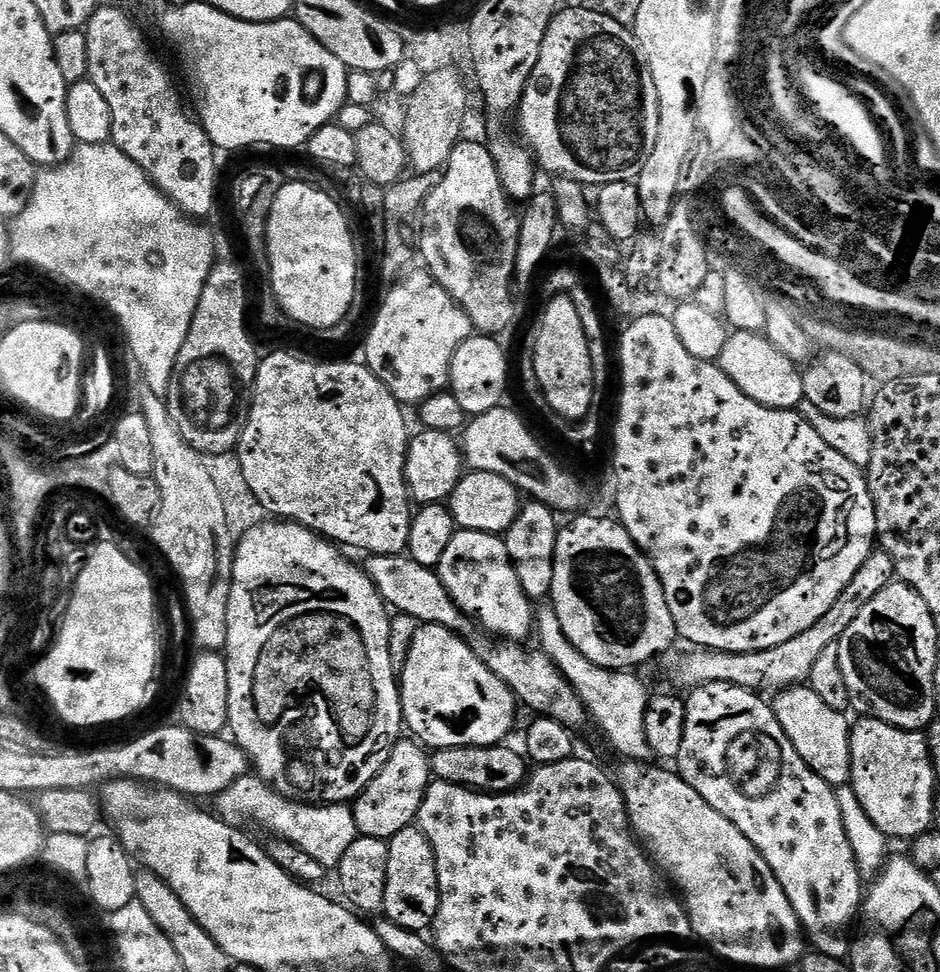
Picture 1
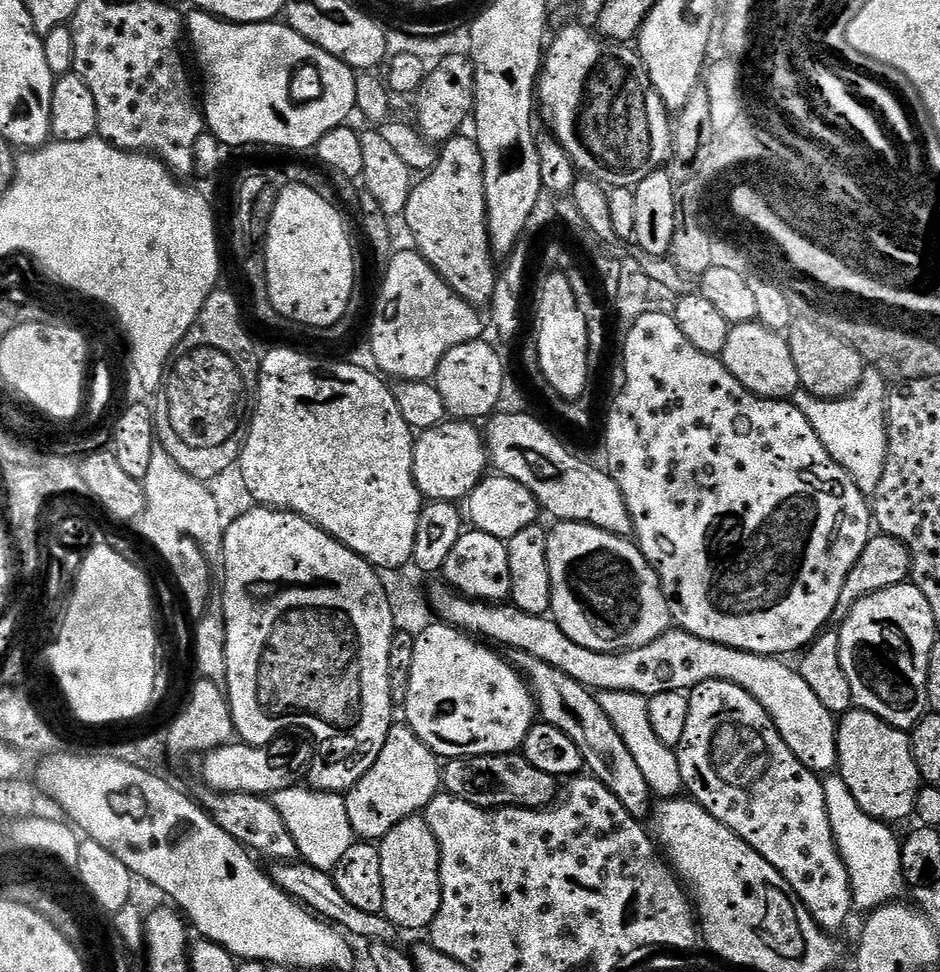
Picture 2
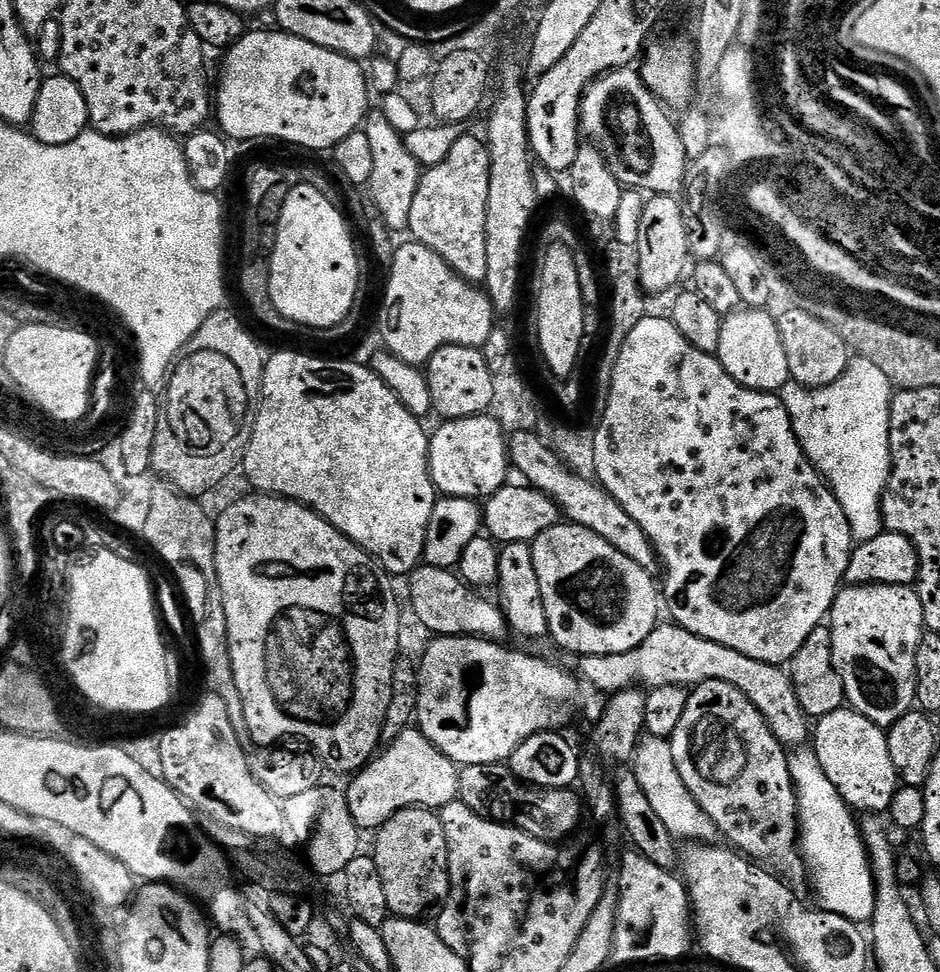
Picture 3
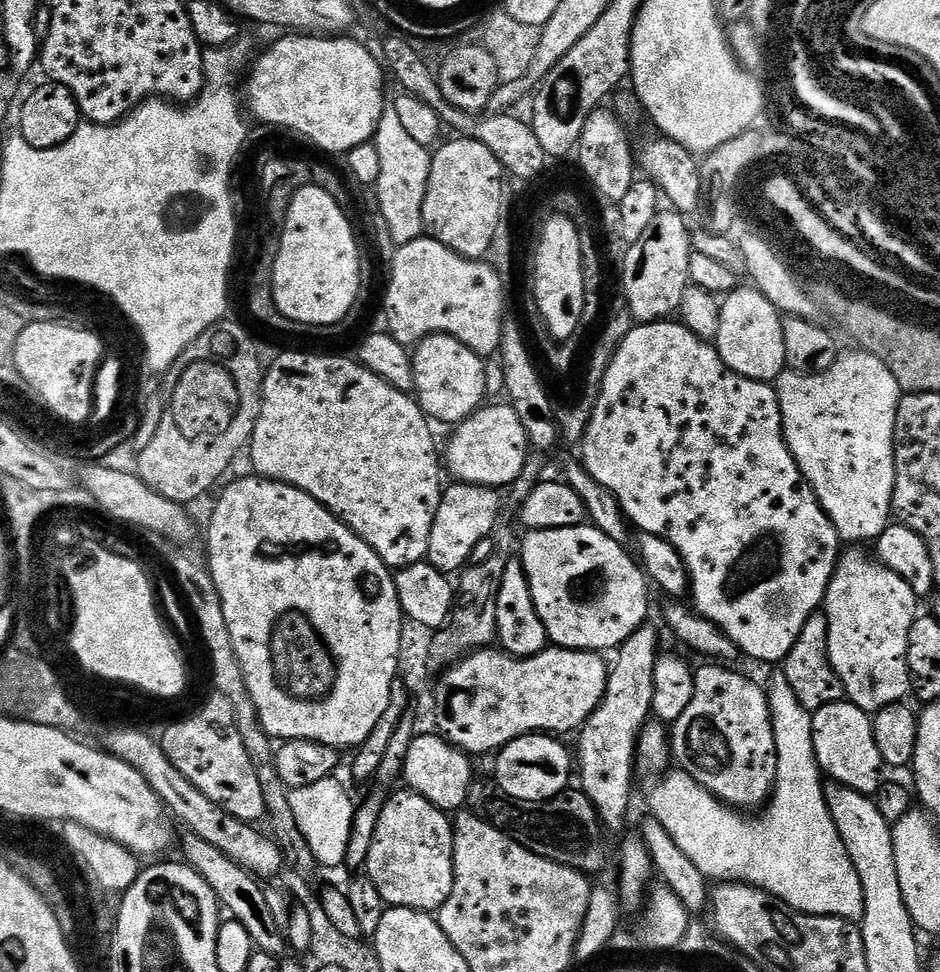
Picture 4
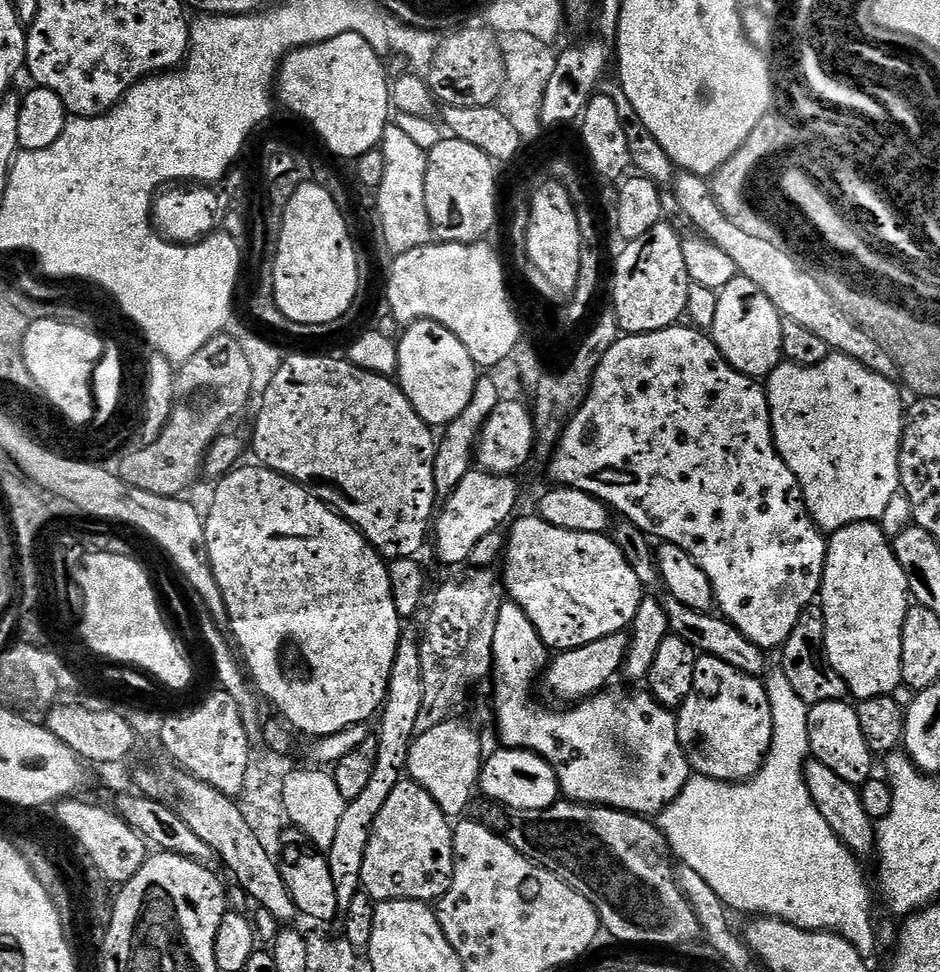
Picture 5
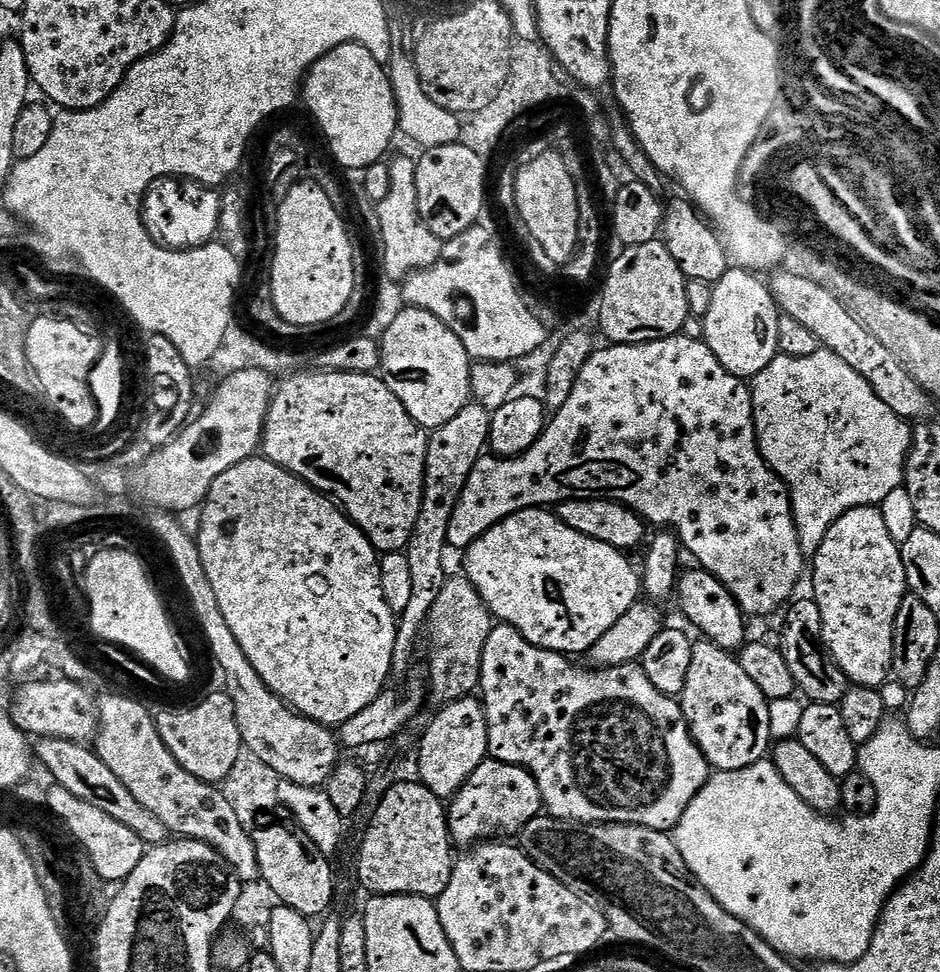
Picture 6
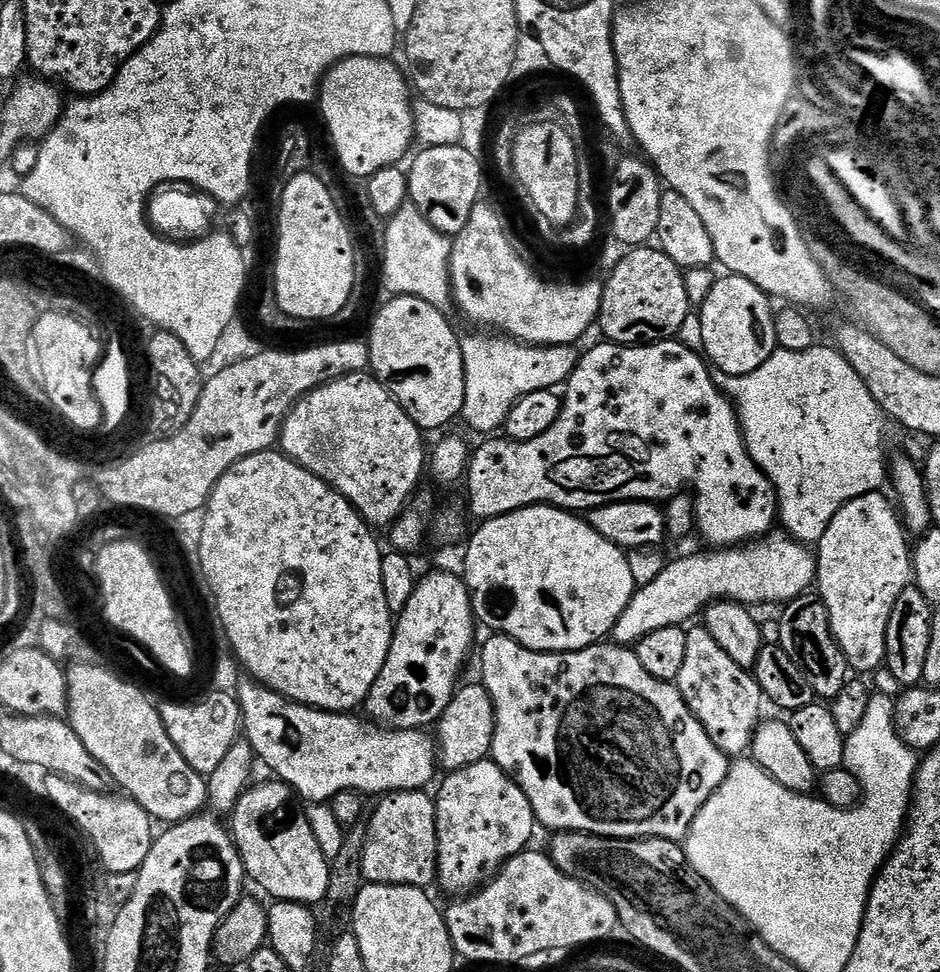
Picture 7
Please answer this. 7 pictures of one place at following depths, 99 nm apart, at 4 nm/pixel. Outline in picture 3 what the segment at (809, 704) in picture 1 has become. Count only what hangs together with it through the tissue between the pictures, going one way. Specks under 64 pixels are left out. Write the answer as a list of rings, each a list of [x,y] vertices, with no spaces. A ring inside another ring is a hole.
[[[429,564],[416,568],[407,577],[409,592],[406,600],[419,621],[431,630],[433,637],[438,636],[478,636],[497,642],[507,641],[510,636],[508,620],[499,603],[487,600],[487,595],[470,590],[469,585],[460,579],[455,571],[435,568]],[[675,622],[657,623],[656,629],[634,650],[626,654],[594,654],[581,656],[575,662],[575,671],[585,685],[593,684],[603,694],[627,692],[629,688],[643,686],[651,690],[658,686],[688,688],[711,680],[734,686],[768,721],[768,729],[785,746],[804,746],[810,740],[810,717],[800,705],[798,694],[792,685],[792,677],[783,667],[758,662],[722,646],[710,642],[698,634],[690,634]],[[580,671],[580,672],[579,672]],[[588,683],[588,684],[587,684]],[[645,684],[645,685],[644,685]]]

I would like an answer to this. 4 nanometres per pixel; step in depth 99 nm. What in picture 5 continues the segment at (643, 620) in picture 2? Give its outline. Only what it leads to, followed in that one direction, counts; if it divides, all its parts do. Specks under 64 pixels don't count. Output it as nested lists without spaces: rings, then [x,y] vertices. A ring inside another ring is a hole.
[[[516,522],[507,529],[508,545],[504,548],[502,579],[507,599],[526,610],[526,618],[534,622],[544,645],[549,650],[567,650],[625,631],[631,625],[634,614],[638,614],[646,588],[611,535],[578,534],[574,530],[562,530],[543,522],[532,523]]]

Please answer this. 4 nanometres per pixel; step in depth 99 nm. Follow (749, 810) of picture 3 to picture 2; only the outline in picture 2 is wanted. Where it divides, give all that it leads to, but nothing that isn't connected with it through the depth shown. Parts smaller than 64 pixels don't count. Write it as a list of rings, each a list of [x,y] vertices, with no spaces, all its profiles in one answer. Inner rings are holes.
[[[725,680],[702,682],[697,688],[691,689],[688,701],[690,702],[690,715],[686,718],[686,731],[682,733],[680,747],[675,749],[680,767],[680,782],[686,789],[687,795],[697,804],[701,804],[711,816],[718,818],[718,822],[722,822],[734,834],[738,834],[738,838],[745,840],[758,854],[762,854],[762,858],[766,858],[766,862],[770,862],[770,866],[774,866],[774,870],[778,870],[782,874],[782,878],[788,883],[793,896],[811,914],[812,921],[825,932],[836,934],[836,931],[847,922],[848,915],[854,912],[854,905],[852,903],[852,890],[848,886],[848,871],[832,838],[832,827],[828,818],[828,807],[826,806],[821,777],[806,766],[802,766],[802,762],[798,762],[798,758],[794,758],[790,746],[786,746],[786,742],[782,742],[782,734],[778,734],[778,730],[772,719],[766,714],[766,710],[762,710],[762,706],[750,694],[746,694],[746,690],[742,690],[742,686],[734,686]]]

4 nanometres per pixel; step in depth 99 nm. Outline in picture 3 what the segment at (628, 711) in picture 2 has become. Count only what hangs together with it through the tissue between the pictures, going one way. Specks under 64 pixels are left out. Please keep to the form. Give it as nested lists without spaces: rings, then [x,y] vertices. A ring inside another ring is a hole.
[[[641,736],[634,757],[634,771],[642,790],[646,790],[646,798],[650,798],[658,818],[662,818],[672,836],[684,842],[712,842],[717,839],[716,823],[701,810],[700,803],[692,797],[690,790],[686,790],[682,774],[678,774],[678,766],[674,766],[672,745],[665,737]]]

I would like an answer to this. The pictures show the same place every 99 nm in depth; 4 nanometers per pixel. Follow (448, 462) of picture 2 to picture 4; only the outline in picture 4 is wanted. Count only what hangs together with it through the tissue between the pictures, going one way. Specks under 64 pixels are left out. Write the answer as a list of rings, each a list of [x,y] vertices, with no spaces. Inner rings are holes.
[[[492,402],[487,406],[477,408],[473,416],[467,416],[461,424],[455,425],[451,429],[452,437],[448,440],[448,445],[442,448],[442,464],[452,475],[453,481],[461,484],[473,484],[475,488],[491,488],[493,490],[507,489],[520,474],[522,468],[526,465],[530,455],[530,445],[527,438],[527,432],[518,414],[512,408],[511,403]]]

